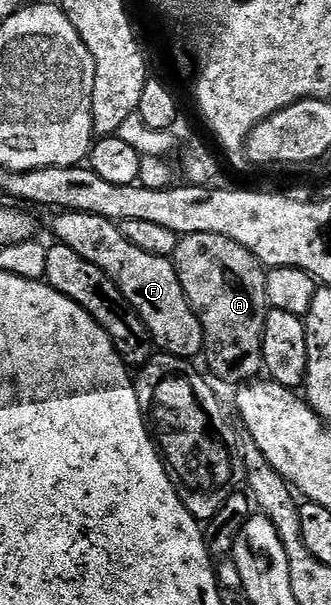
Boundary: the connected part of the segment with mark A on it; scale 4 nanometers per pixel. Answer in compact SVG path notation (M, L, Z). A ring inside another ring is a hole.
M190 235L180 237L174 258L176 274L182 283L182 291L195 311L196 317L202 323L204 332L203 360L208 360L212 368L211 376L220 381L236 381L247 383L257 380L266 365L266 355L262 351L264 324L268 318L269 303L266 295L265 266L246 247L234 243L234 239L226 239L226 235Z

